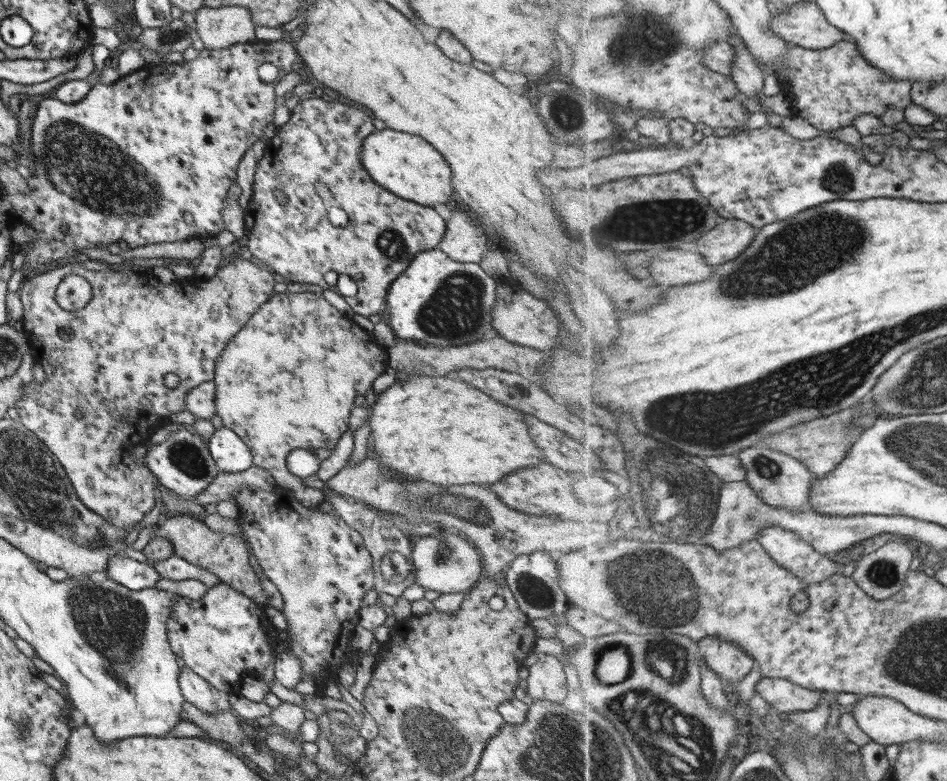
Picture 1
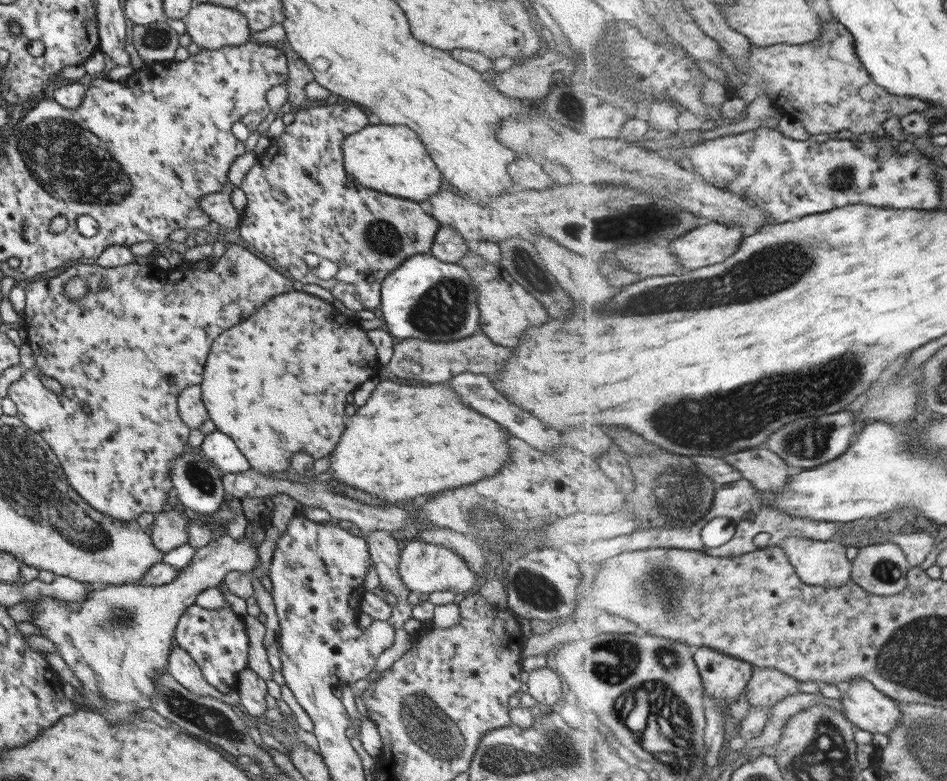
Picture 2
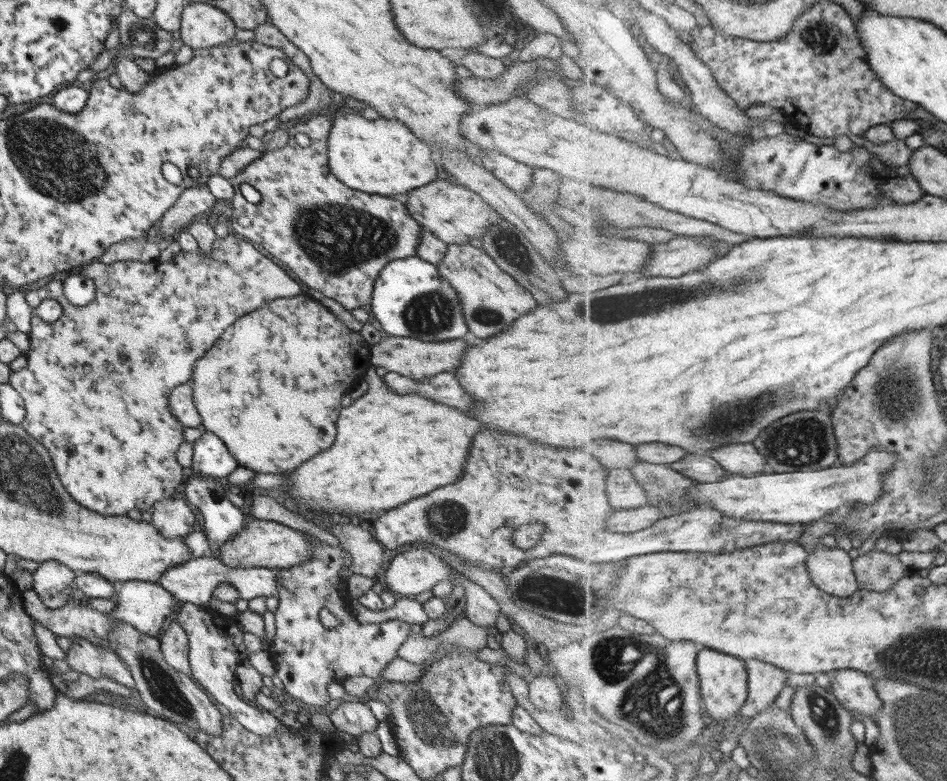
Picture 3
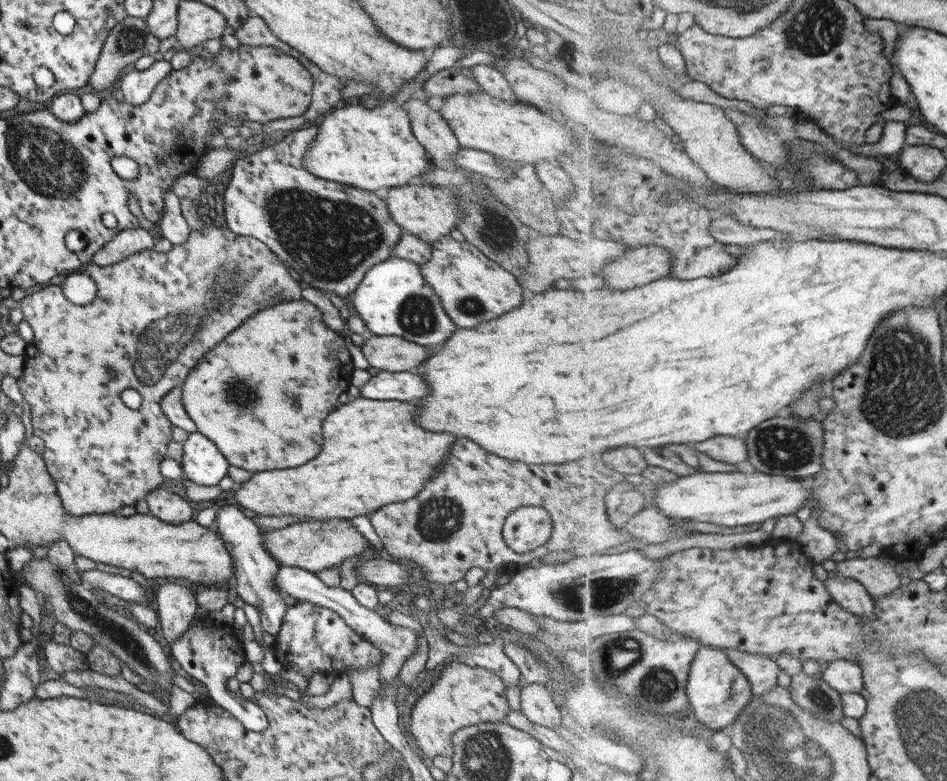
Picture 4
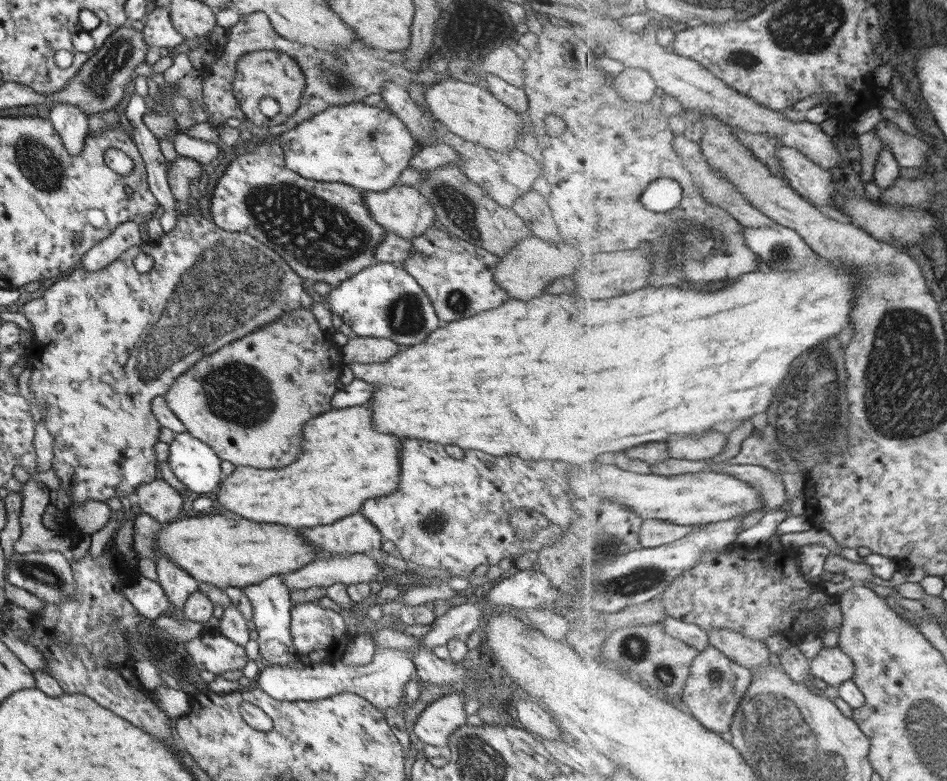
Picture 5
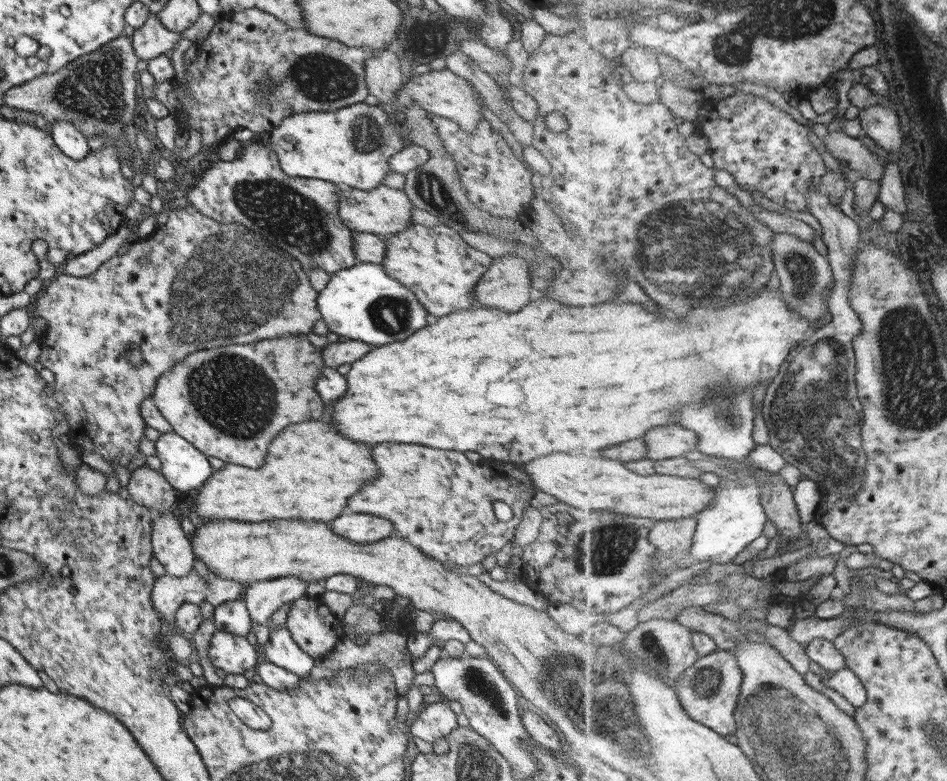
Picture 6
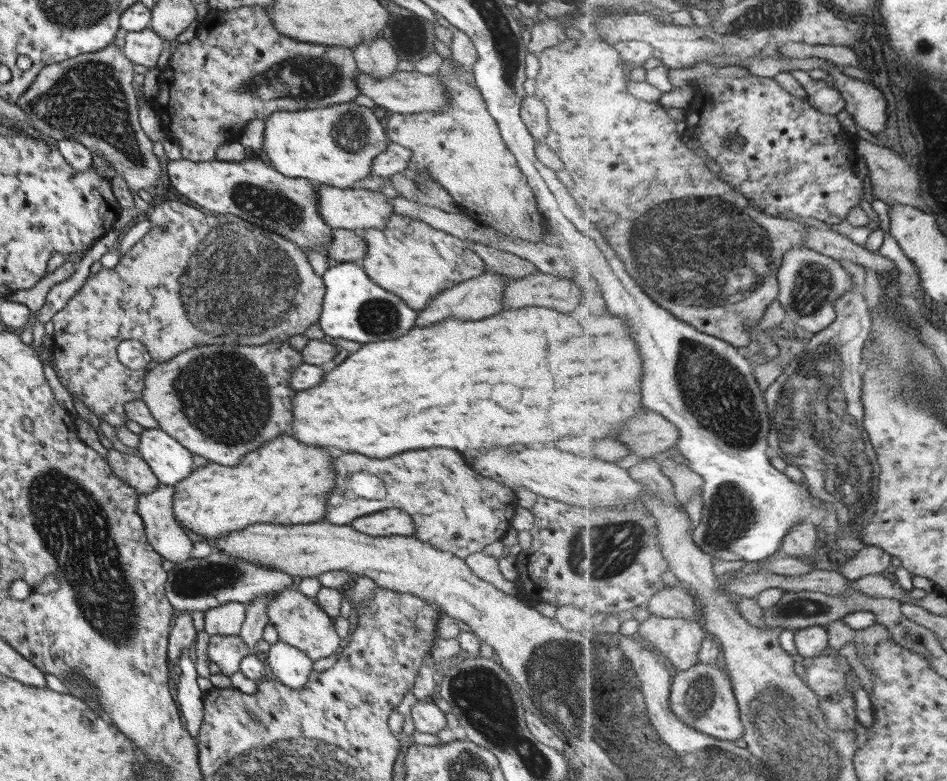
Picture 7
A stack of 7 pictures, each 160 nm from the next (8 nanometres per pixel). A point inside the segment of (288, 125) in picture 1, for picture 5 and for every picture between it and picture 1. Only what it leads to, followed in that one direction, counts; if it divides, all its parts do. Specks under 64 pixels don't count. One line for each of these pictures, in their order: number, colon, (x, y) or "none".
2: (367, 234)
3: (336, 240)
4: (330, 234)
5: (323, 231)

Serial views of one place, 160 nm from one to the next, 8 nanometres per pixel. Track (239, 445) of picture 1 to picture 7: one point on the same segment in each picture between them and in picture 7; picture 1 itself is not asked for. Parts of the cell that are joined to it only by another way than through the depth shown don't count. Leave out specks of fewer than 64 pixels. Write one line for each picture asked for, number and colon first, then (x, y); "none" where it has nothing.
2: (217, 447)
3: (210, 457)
4: (201, 462)
5: (194, 464)
6: (184, 468)
7: (168, 460)

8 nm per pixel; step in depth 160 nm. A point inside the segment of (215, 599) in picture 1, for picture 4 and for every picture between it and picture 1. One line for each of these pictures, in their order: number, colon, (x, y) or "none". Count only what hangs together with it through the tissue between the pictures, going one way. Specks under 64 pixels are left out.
2: (216, 640)
3: (214, 652)
4: (210, 654)

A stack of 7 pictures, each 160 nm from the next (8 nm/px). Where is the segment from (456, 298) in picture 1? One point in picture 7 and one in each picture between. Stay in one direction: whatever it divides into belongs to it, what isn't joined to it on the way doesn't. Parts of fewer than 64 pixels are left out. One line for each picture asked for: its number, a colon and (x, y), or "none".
2: (425, 299)
3: (408, 299)
4: (392, 299)
5: (381, 301)
6: (362, 303)
7: (354, 309)

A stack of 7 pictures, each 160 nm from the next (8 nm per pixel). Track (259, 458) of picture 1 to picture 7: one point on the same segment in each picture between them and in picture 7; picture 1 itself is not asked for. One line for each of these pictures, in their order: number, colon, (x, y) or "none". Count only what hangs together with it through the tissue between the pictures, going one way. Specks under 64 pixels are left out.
2: (276, 383)
3: (269, 388)
4: (260, 395)
5: (248, 401)
6: (229, 402)
7: (220, 402)

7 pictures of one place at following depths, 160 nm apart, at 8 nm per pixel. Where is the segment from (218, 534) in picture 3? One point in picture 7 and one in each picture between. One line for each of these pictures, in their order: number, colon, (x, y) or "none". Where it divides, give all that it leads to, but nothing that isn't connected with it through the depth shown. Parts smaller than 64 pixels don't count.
4: (253, 568)
5: (269, 598)
6: (280, 649)
7: (289, 664)

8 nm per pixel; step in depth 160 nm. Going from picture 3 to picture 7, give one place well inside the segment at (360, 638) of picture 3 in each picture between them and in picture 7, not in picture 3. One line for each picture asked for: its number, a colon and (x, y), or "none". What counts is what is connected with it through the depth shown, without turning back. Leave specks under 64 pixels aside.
4: (313, 640)
5: (318, 634)
6: (315, 629)
7: (298, 620)

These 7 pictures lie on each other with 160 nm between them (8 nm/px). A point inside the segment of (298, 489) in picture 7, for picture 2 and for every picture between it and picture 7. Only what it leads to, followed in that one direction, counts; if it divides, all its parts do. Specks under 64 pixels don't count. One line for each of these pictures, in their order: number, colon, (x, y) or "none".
2: (405, 441)
3: (389, 447)
4: (373, 454)
5: (343, 462)
6: (310, 470)

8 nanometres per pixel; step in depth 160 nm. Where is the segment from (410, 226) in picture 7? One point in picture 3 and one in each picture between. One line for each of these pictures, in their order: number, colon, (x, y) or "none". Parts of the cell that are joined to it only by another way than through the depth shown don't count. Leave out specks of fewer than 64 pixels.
3: (491, 300)
4: (472, 289)
5: (457, 277)
6: (440, 268)

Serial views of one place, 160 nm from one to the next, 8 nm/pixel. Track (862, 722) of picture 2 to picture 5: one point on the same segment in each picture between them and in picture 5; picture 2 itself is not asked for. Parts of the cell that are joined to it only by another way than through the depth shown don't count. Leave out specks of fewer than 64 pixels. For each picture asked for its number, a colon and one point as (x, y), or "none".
3: (854, 689)
4: (843, 676)
5: (831, 667)

